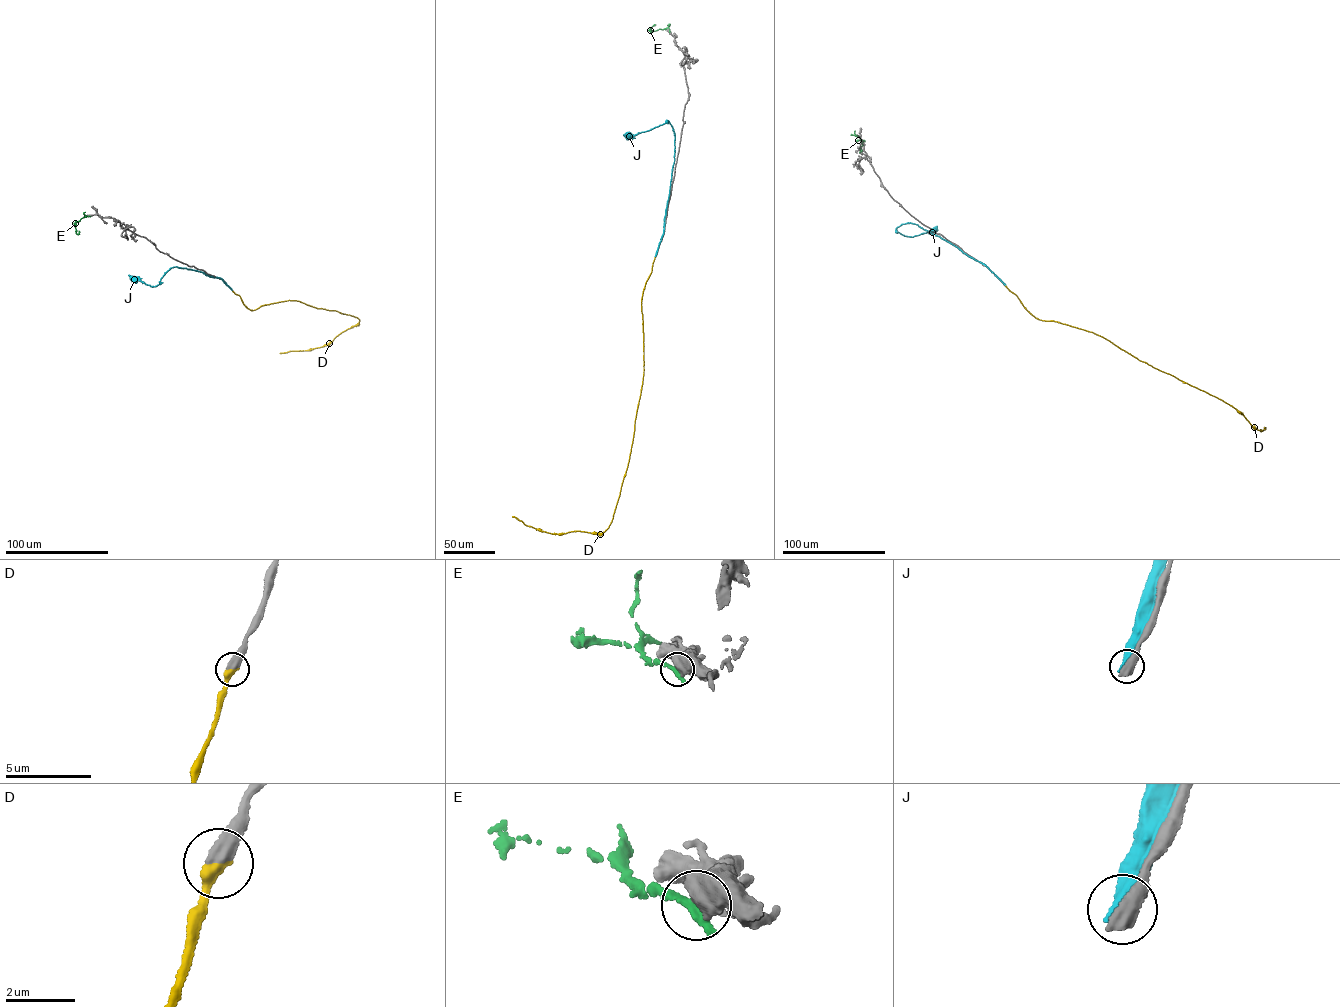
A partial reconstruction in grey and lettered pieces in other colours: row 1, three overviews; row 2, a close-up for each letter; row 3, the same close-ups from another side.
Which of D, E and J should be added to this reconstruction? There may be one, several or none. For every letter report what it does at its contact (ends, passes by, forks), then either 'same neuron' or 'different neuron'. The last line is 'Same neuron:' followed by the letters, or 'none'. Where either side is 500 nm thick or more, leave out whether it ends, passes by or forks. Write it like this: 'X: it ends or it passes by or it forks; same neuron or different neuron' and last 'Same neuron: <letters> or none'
D: same neuron
E: different neuron
J: different neuron
Same neuron: D

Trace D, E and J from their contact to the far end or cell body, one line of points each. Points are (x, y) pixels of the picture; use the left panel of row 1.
D: (232, 291), (250, 310), (295, 300), (360, 319), (327, 345), (279, 353)
E: (90, 216), (75, 223), (78, 231)
J: (232, 290), (219, 278), (175, 266), (152, 286), (128, 275)

